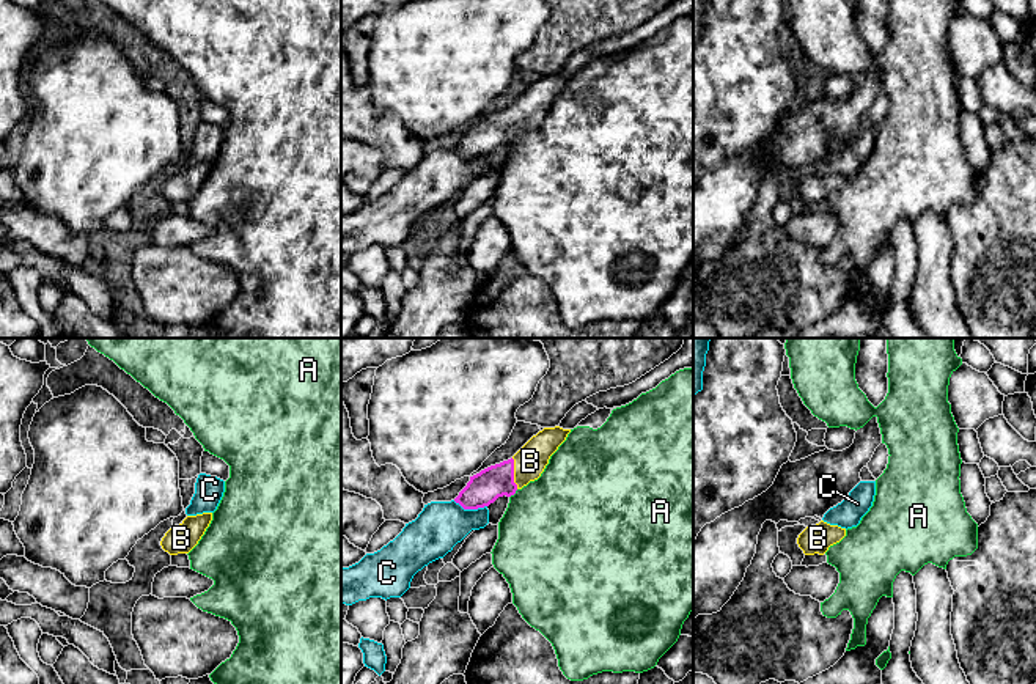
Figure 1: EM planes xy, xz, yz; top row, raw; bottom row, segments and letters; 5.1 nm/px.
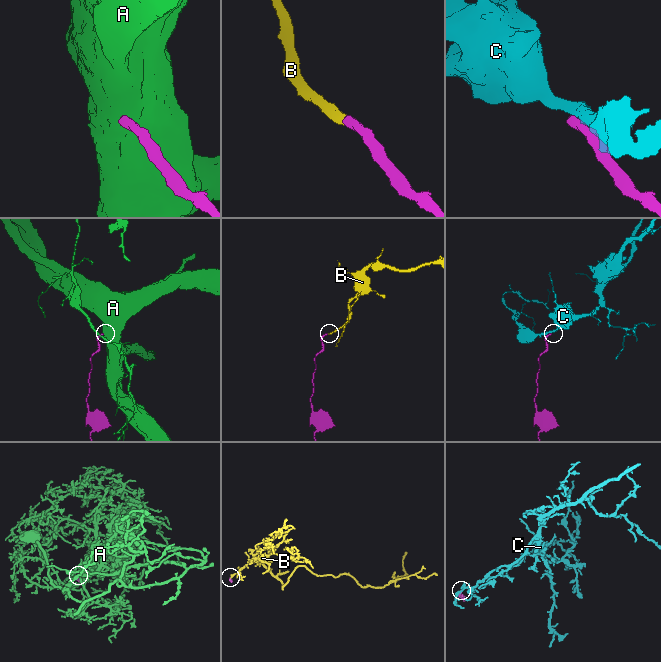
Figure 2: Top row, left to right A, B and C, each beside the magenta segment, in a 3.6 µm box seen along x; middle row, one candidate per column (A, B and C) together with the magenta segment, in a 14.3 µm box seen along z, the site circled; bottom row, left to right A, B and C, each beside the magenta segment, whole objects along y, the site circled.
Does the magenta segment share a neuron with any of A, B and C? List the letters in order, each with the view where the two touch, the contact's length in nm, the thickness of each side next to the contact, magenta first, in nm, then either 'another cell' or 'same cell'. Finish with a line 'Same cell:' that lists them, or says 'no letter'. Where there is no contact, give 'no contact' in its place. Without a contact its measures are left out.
A: xz | 60 nm | 170/480 nm | another cell
B: xz | 160 nm | 170/160 nm | same cell
C: xz | 180 nm | 170/240 nm | another cell
Same cell: B

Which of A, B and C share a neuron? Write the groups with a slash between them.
A / B / C

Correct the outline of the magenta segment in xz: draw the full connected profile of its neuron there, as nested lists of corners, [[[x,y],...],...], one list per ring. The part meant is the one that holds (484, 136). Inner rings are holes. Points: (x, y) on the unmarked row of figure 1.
[[[544,75],[533,83],[511,107],[490,113],[470,124],[454,146],[464,157],[489,154],[498,145],[511,145],[541,124],[550,104],[566,88],[571,77]]]

